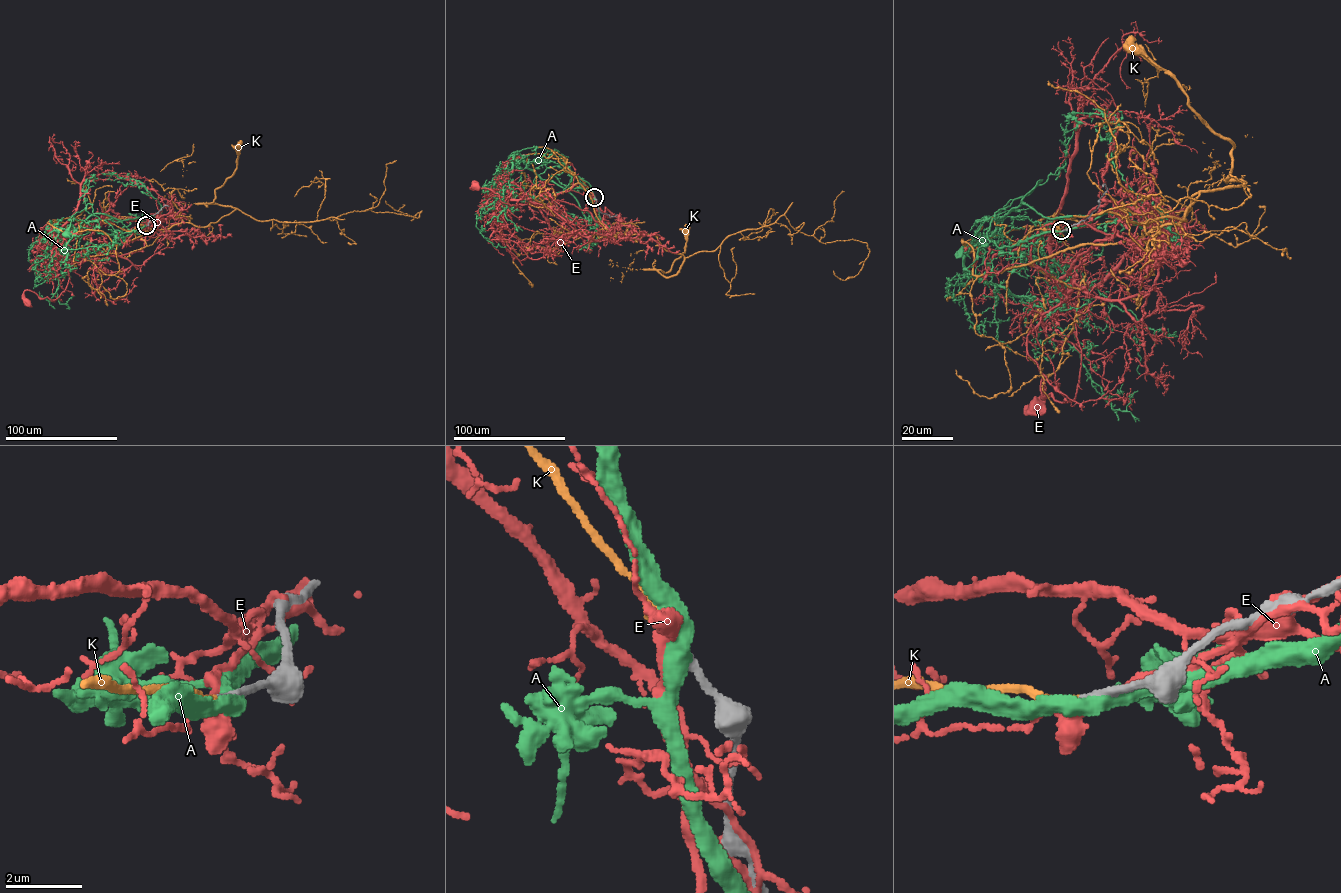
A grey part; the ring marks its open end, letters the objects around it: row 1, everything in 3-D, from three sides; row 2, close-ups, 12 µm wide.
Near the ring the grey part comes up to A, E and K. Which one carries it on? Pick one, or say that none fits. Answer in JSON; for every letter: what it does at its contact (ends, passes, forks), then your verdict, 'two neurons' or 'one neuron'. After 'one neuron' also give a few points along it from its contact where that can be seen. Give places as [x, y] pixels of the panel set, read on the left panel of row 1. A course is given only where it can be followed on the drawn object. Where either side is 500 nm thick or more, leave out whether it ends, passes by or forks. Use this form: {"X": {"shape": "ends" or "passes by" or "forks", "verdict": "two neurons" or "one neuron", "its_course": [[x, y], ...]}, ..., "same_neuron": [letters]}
{"A": {"shape": "passes by", "verdict": "two neurons"}, "E": {"shape": "forks", "verdict": "two neurons"}, "K": {"shape": "ends", "verdict": "one neuron", "its_course": [[146, 225], [123, 229], [206, 226], [236, 209], [299, 222], [421, 211], [385, 201]]}, "same_neuron": ["K"]}

